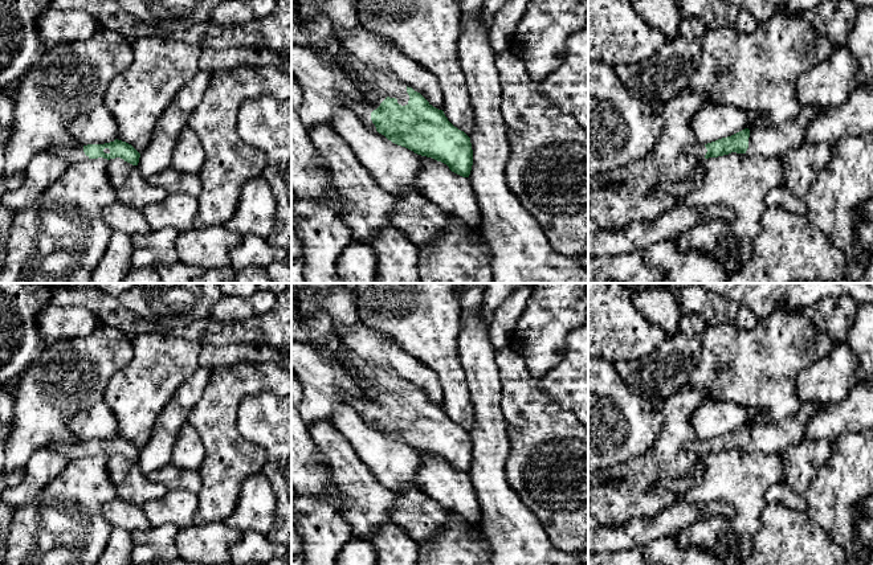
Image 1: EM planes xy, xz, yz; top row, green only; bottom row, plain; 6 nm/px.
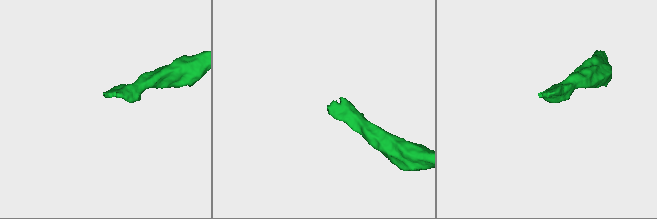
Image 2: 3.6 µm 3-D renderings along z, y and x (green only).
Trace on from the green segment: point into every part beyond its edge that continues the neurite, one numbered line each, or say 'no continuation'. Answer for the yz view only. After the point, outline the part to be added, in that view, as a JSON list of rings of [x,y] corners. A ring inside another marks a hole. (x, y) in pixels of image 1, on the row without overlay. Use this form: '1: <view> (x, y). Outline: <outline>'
1: yz (696, 447). Outline: [[[694,439],[684,443],[684,450],[694,455],[695,458],[705,455],[706,449],[707,446],[705,441],[699,441],[699,439]]]

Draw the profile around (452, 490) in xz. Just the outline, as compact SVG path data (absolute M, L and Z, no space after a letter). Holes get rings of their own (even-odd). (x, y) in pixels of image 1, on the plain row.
M419 451L421 466L417 471L417 487L444 509L461 515L470 524L478 525L481 505L468 474L432 454Z

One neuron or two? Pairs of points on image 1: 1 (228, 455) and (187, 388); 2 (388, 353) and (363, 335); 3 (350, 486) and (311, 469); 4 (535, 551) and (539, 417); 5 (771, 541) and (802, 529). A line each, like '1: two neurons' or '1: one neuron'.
1: two neurons
2: one neuron
3: two neurons
4: two neurons
5: one neuron

